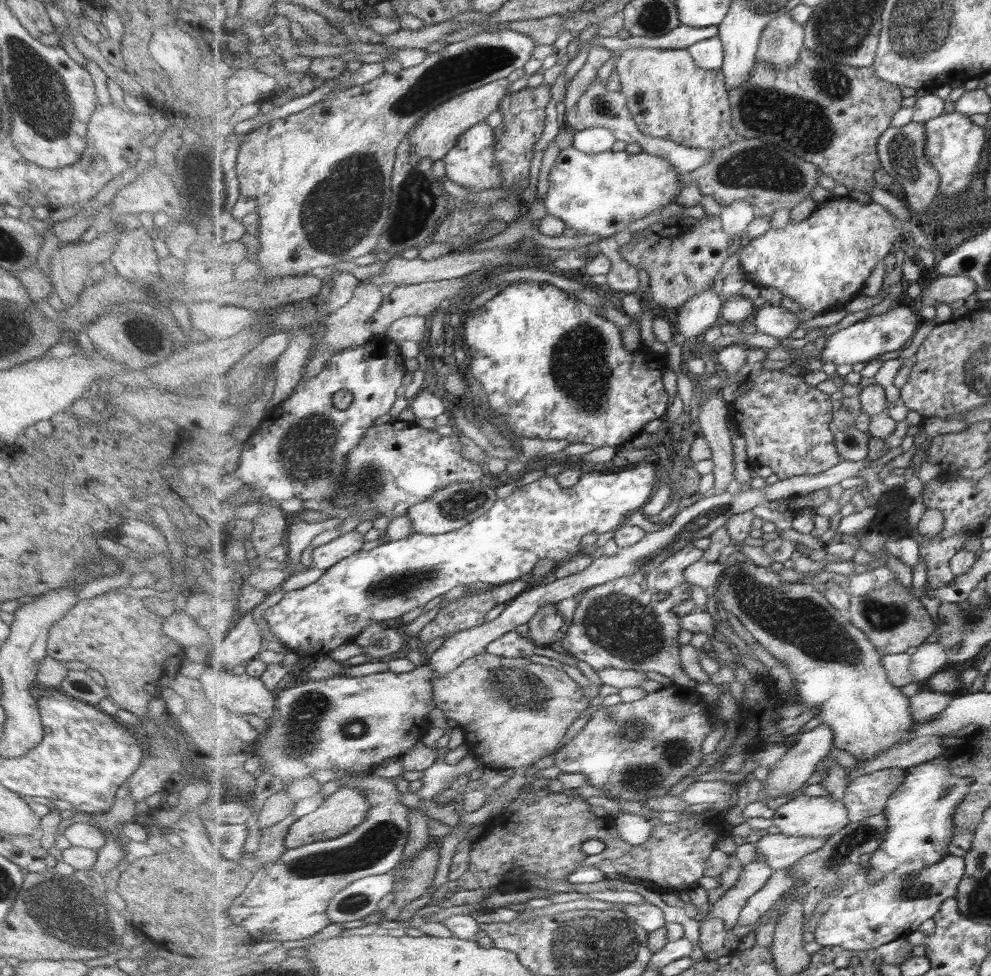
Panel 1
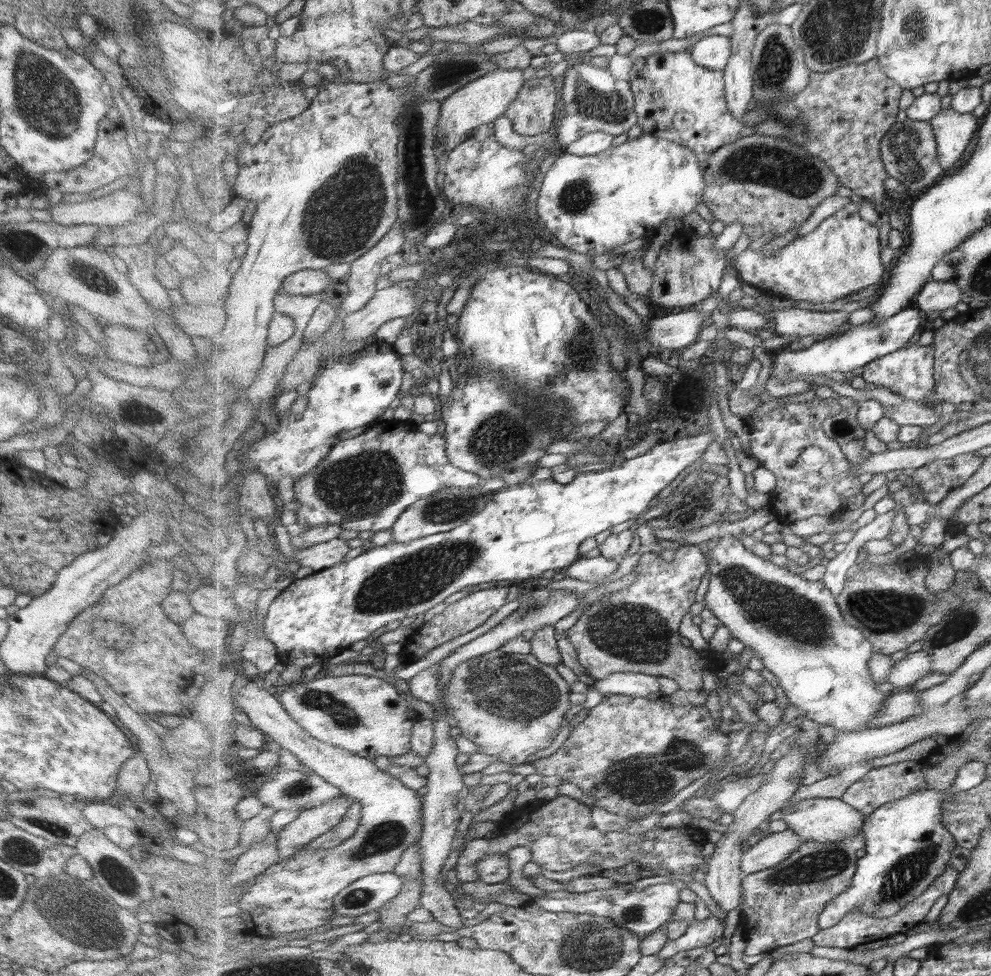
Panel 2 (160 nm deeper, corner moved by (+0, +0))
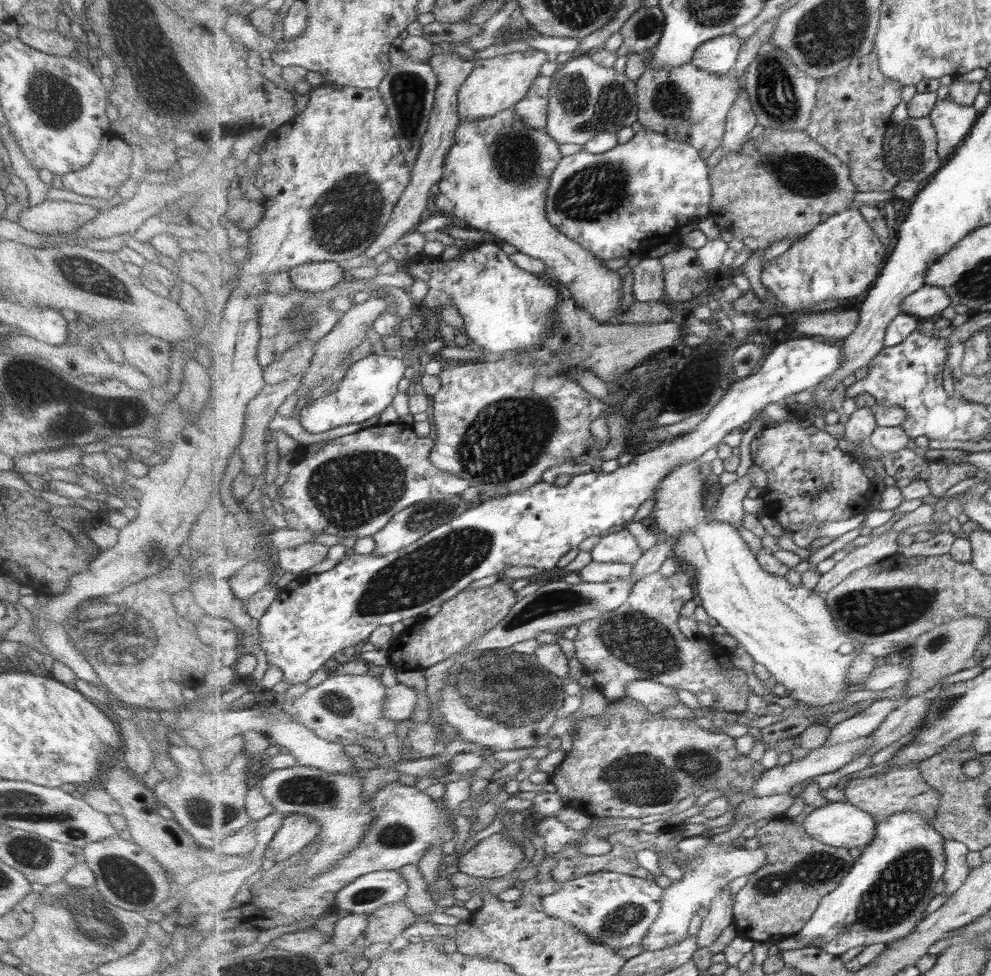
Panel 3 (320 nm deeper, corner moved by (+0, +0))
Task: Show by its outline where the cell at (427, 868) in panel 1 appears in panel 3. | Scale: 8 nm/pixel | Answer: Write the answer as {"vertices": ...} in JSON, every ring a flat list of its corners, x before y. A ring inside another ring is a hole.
{"vertices":[[404,900,385,904,368,915,368,927,364,932,366,944,390,944,395,938,404,936,415,922,416,914]]}

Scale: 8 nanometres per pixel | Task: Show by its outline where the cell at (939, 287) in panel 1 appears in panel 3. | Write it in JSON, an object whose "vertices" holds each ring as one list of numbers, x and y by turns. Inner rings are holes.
{"vertices":[[925,285,911,296,903,299,901,311,921,319,931,319,952,306,951,297,938,286]]}

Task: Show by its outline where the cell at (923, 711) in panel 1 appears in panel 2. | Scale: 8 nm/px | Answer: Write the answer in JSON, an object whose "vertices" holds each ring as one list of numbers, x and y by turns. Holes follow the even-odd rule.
{"vertices":[[894,691,872,720,872,726,892,726,906,721,911,716,915,717,915,714,922,712,922,706,919,704,920,696,921,692]]}

